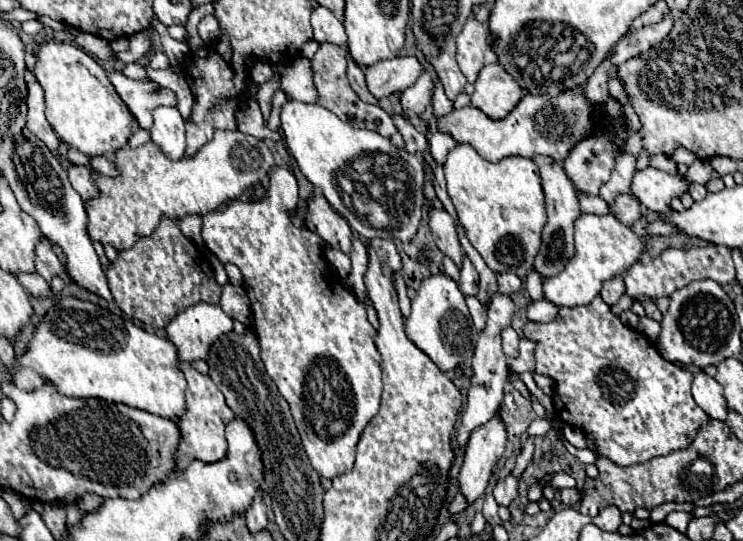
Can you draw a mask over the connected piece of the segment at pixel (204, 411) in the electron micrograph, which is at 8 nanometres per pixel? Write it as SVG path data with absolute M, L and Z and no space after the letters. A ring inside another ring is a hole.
M182 363L180 367L182 367L184 377L188 381L188 389L186 389L188 409L182 415L182 419L178 421L178 427L182 431L182 441L180 441L180 447L178 447L176 471L186 469L190 465L190 461L194 461L194 459L202 459L202 461L208 461L208 463L224 459L226 451L228 451L228 443L226 443L226 437L224 437L224 427L234 417L234 413L226 405L224 395L218 391L218 387L214 385L214 381L208 375L202 375L196 369L192 369L190 363Z

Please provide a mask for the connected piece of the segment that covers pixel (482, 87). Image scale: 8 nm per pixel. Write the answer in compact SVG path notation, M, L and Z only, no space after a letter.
M494 63L480 71L474 83L472 105L492 119L502 119L516 107L522 95L524 91L518 81L500 63Z

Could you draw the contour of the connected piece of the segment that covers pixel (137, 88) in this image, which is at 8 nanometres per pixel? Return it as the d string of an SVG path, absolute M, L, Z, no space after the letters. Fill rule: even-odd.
M120 71L110 73L110 81L120 95L120 99L128 105L128 109L134 113L142 129L150 129L152 123L152 111L160 105L170 105L178 107L176 93L170 89L158 85L152 79L130 79Z

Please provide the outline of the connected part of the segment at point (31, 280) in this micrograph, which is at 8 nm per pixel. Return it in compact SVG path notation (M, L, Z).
M20 273L18 281L32 297L50 297L52 295L48 281L36 273Z

